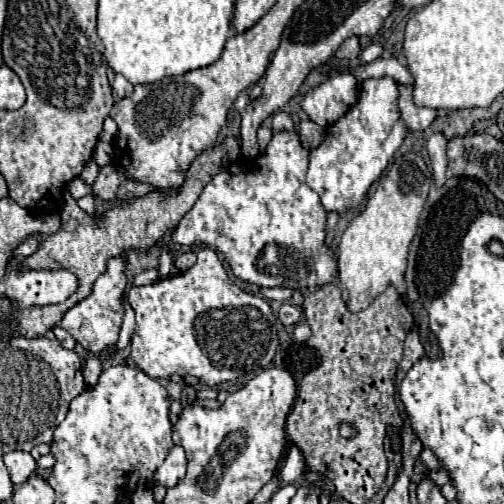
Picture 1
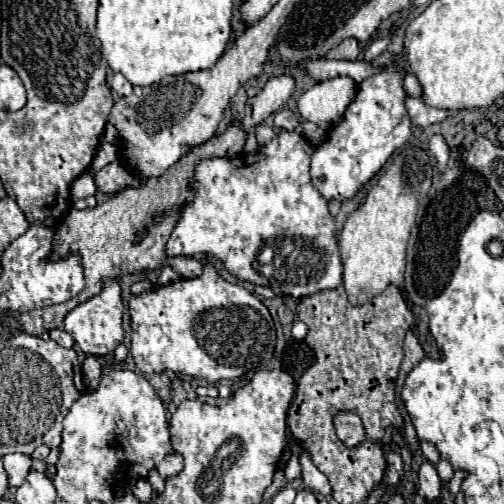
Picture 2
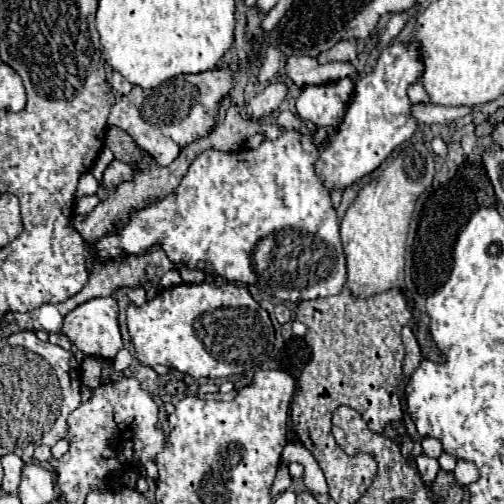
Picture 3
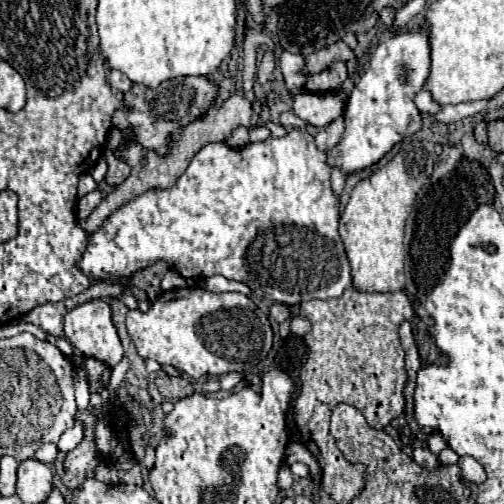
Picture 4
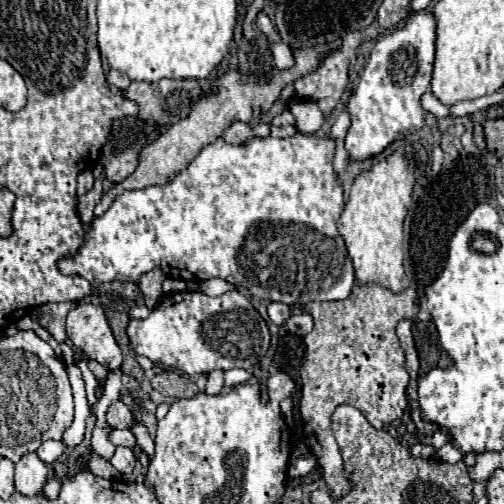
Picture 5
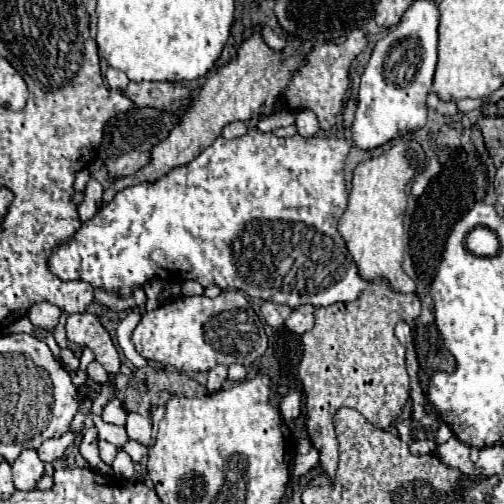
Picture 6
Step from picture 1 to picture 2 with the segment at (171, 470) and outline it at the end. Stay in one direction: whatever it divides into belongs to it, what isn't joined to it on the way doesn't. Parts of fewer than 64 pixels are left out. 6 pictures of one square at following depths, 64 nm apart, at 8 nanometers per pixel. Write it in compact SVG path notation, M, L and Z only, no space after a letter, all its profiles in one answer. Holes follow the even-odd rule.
M170 452L160 464L158 464L158 472L160 472L160 476L166 480L166 478L172 478L172 476L176 476L180 470L184 468L184 462L182 462L182 456L178 454L178 452Z

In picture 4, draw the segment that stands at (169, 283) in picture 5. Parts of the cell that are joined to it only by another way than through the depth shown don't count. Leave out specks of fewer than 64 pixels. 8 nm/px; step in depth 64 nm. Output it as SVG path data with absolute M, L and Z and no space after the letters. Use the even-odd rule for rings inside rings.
M169 270L161 281L161 287L163 287L161 288L161 290L163 292L178 289L175 287L184 288L186 286L186 280L182 276L180 276L180 274L174 272L173 270Z

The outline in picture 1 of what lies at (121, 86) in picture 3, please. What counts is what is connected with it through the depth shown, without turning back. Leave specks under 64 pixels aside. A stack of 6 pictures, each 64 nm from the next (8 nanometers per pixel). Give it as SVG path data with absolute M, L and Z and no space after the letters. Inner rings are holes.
M116 74L114 76L114 82L112 82L112 88L116 90L116 94L120 96L120 98L126 98L126 96L132 96L132 92L134 92L134 86L122 76L122 74Z

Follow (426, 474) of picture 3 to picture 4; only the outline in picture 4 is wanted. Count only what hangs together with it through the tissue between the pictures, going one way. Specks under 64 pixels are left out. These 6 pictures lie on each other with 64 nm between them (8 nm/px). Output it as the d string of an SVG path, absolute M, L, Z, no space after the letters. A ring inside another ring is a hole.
M416 448L414 450L414 462L426 470L436 470L440 466L438 458L428 448Z

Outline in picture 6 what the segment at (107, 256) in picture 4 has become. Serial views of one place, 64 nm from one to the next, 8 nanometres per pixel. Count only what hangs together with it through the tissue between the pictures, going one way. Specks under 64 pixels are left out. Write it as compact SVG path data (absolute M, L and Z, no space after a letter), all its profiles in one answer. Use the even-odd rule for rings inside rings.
M250 128L248 134L244 134L242 138L236 138L236 140L224 140L220 136L212 146L208 146L198 158L194 158L184 168L174 168L172 172L168 172L164 178L160 178L154 184L136 184L132 188L118 192L108 206L100 208L92 220L82 224L82 228L76 232L76 236L68 244L64 244L64 246L56 248L56 252L52 252L48 266L62 280L84 280L84 282L92 284L94 288L118 290L120 296L130 296L134 286L144 286L148 278L158 276L158 278L170 280L170 282L196 280L202 286L216 284L222 290L242 290L242 292L248 292L248 296L252 296L252 298L286 304L290 308L296 308L300 304L330 306L334 302L352 302L360 296L360 292L368 286L368 282L360 278L354 260L348 256L344 238L336 230L336 224L348 206L348 194L346 194L346 184L344 184L344 160L346 160L348 150L350 150L348 140L338 138L338 136L304 138L304 136L296 134L292 138L278 138L274 134L264 134L256 128Z

